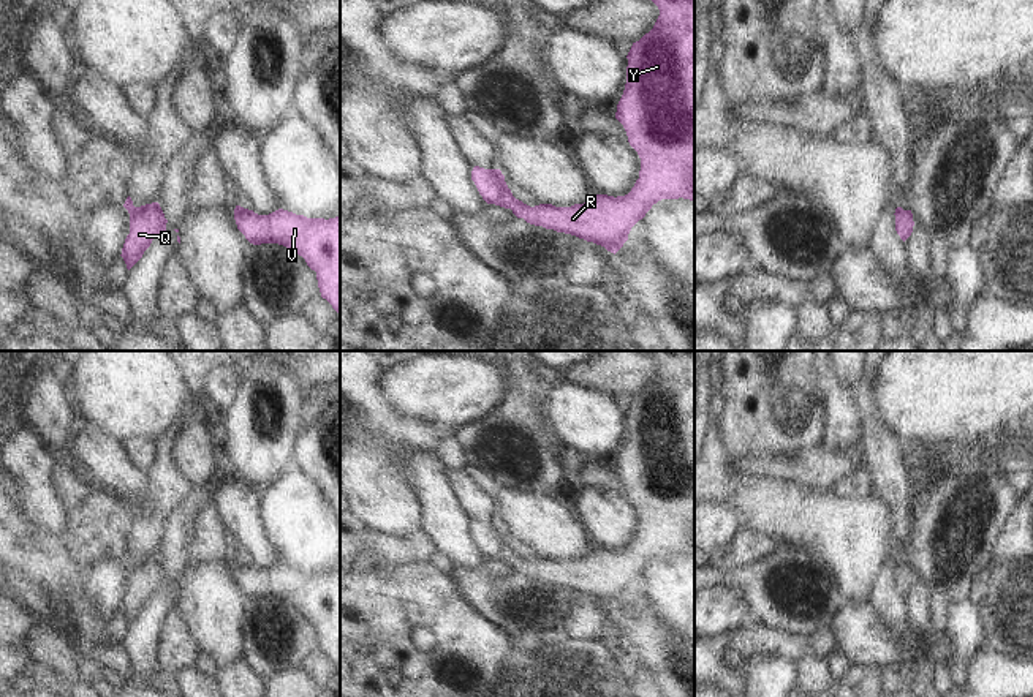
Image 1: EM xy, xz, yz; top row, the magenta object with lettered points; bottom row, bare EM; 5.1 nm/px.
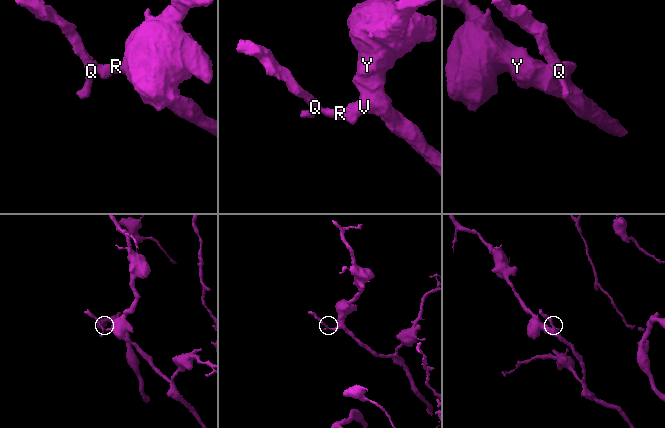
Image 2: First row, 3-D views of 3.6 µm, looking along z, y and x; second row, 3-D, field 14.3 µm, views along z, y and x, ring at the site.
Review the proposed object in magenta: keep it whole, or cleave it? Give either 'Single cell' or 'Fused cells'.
Single cell

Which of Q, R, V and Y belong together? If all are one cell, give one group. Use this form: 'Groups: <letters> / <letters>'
Groups: Q R V Y

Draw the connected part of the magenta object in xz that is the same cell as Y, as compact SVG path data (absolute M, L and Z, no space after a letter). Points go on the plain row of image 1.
M644 351L652 354L660 370L653 382L639 395L633 397L626 413L626 438L623 449L617 458L615 473L623 479L630 499L641 512L639 533L631 545L625 550L595 548L584 558L571 561L555 561L552 558L539 558L530 561L516 553L505 536L500 523L484 523L475 520L471 534L487 558L511 563L517 572L527 577L565 586L604 601L611 607L617 607L628 594L631 582L645 571L645 567L661 553L690 553L694 555L694 351Z

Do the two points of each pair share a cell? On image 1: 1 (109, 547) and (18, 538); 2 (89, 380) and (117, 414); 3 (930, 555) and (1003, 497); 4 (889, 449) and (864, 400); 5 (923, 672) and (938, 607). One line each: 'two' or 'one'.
1: two
2: one
3: one
4: one
5: two

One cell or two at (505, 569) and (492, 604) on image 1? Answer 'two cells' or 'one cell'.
two cells

